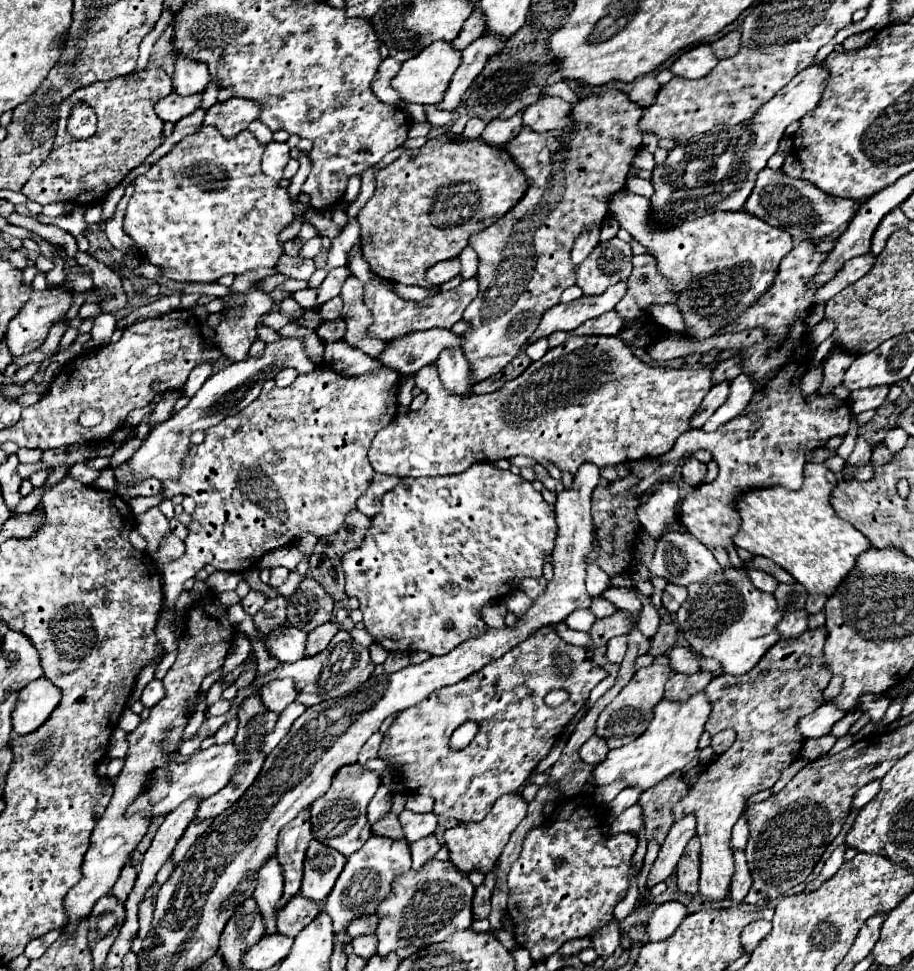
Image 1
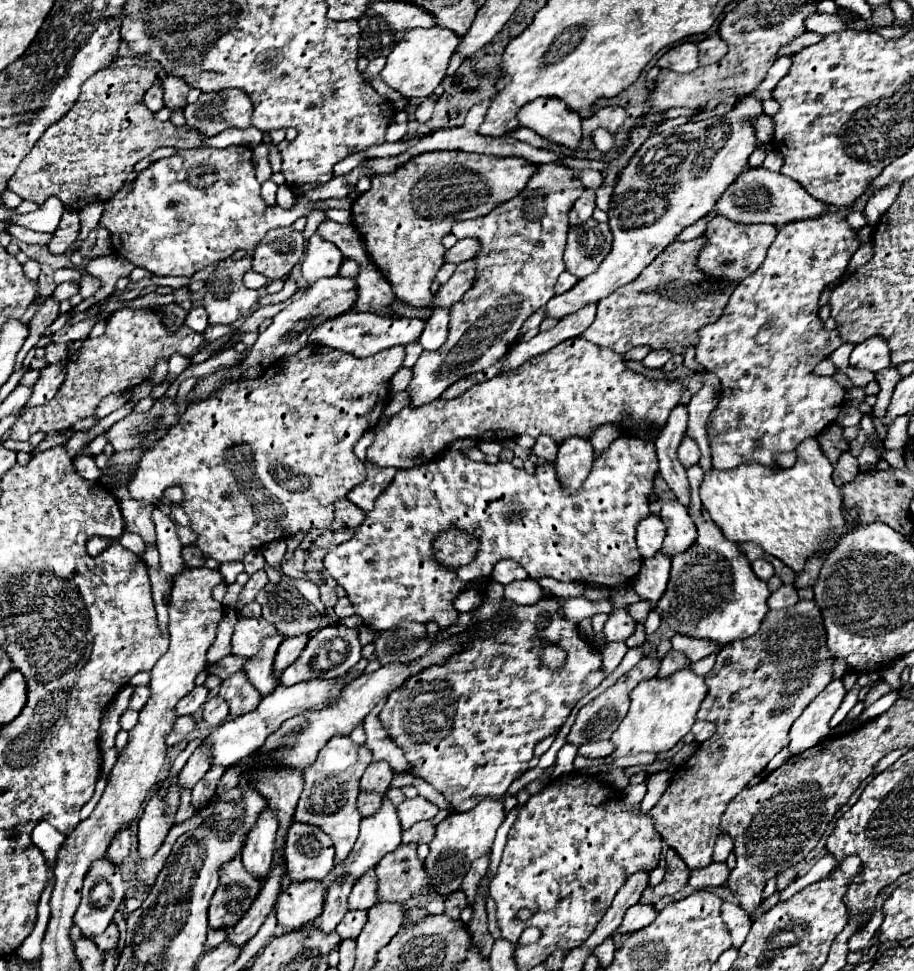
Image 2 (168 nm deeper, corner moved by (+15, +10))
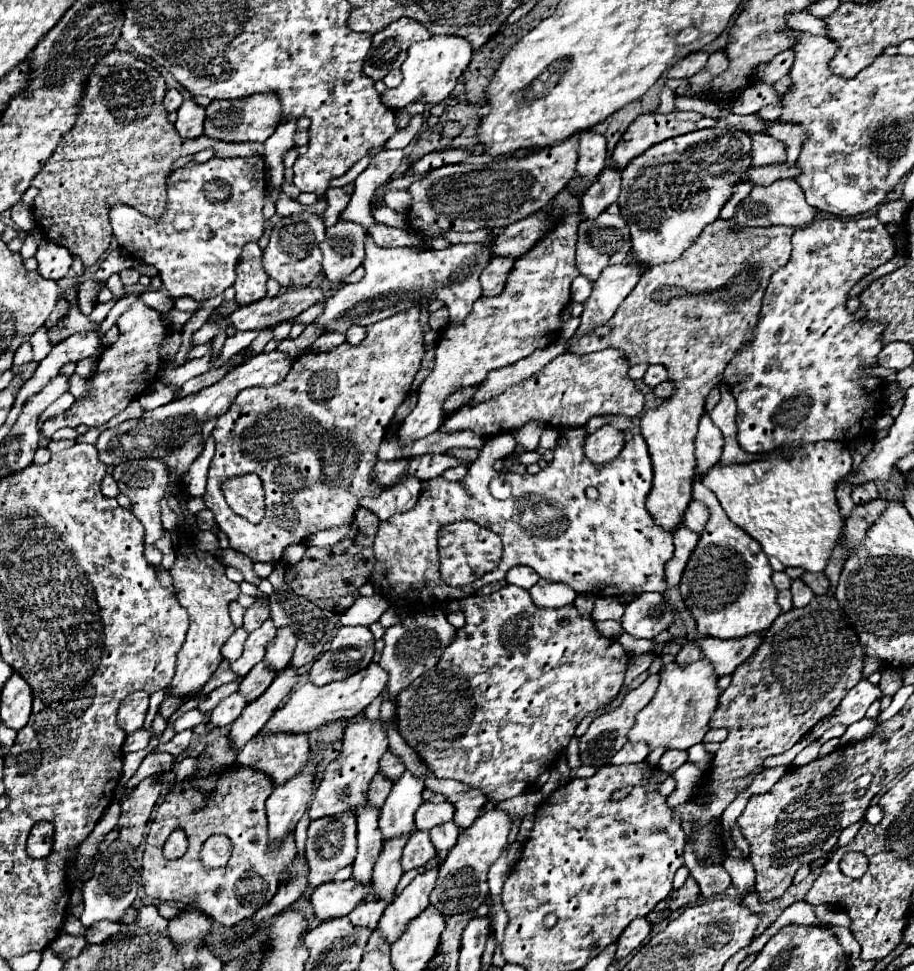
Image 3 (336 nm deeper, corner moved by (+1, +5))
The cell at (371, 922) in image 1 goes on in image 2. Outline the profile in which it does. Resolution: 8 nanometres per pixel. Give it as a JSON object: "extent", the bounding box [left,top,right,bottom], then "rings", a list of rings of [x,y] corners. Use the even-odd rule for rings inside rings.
{"extent":[349,866,377,910],"rings":[[[375,866],[361,876],[361,880],[355,882],[353,892],[349,896],[349,908],[361,908],[369,910],[377,902],[377,876],[375,876]]]}

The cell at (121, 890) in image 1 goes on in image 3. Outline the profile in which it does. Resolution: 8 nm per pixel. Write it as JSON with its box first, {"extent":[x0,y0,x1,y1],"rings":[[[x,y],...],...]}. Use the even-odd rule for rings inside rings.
{"extent":[121,775,161,849],"rings":[[[157,775],[143,779],[129,799],[121,803],[121,835],[123,843],[129,843],[137,849],[146,834],[145,826],[150,820],[150,815],[161,795],[161,779]]]}

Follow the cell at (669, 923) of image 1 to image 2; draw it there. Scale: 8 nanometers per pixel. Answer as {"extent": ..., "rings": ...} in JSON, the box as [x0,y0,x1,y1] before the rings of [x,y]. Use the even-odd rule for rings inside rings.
{"extent":[617,904,657,934],"rings":[[[635,904],[635,906],[631,906],[631,908],[625,912],[623,922],[621,922],[621,926],[617,928],[617,932],[619,932],[619,934],[633,934],[633,932],[645,928],[655,916],[657,916],[657,912],[653,910],[653,906]]]}

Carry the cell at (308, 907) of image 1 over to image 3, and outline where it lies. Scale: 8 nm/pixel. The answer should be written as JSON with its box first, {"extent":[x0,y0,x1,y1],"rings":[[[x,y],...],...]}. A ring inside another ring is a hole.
{"extent":[311,879,371,921],"rings":[[[353,879],[329,881],[319,885],[311,893],[311,907],[319,921],[329,921],[329,919],[349,915],[351,909],[355,909],[363,901],[363,897],[369,897],[369,895],[371,895],[371,889],[363,889]]]}

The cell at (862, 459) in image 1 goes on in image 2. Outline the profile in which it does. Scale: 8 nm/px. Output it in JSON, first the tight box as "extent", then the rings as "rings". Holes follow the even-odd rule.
{"extent":[833,452,859,486],"rings":[[[845,452],[845,454],[839,458],[839,464],[835,466],[833,482],[835,482],[835,486],[845,486],[847,482],[855,480],[857,474],[859,474],[857,458],[853,458],[849,452]]]}

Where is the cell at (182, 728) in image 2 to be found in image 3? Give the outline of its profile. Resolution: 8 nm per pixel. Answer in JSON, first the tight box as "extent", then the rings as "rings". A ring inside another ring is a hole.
{"extent":[155,731,193,757],"rings":[[[181,731],[181,733],[177,733],[167,745],[157,745],[155,749],[157,751],[167,751],[167,753],[171,753],[173,757],[179,757],[187,747],[189,747],[189,741],[191,741],[191,735],[193,735],[193,731]]]}

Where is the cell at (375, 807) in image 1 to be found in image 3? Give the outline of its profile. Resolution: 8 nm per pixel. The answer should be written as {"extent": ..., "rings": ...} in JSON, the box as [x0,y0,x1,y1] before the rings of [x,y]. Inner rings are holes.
{"extent":[379,751,405,781],"rings":[[[387,751],[387,753],[383,755],[383,759],[381,759],[379,773],[381,773],[383,777],[391,779],[391,781],[397,781],[397,779],[401,777],[401,773],[405,773],[405,765],[403,765],[403,761],[401,761],[397,755],[393,755],[393,753]]]}

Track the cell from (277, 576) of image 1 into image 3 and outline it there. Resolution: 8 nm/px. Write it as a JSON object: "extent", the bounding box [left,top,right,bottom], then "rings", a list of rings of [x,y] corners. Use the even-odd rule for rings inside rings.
{"extent":[243,595,269,633],"rings":[[[265,595],[263,599],[257,599],[247,611],[245,611],[245,621],[243,627],[251,633],[257,627],[261,627],[269,619],[269,597]]]}

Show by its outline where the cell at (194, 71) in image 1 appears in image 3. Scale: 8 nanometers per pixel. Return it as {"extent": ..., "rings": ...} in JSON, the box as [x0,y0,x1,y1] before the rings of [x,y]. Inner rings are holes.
{"extent":[175,97,205,139],"rings":[[[189,97],[177,111],[175,129],[177,133],[181,133],[183,139],[195,139],[203,133],[203,119],[205,119],[205,107],[201,107],[199,103],[195,103],[193,97]]]}

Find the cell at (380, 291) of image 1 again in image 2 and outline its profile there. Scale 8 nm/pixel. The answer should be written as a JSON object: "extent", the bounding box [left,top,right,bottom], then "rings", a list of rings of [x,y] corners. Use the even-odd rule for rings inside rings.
{"extent":[433,260,475,308],"rings":[[[467,260],[467,262],[459,264],[457,270],[453,272],[453,276],[435,294],[433,304],[439,308],[445,308],[445,304],[453,306],[473,286],[473,280],[475,280],[475,260]]]}

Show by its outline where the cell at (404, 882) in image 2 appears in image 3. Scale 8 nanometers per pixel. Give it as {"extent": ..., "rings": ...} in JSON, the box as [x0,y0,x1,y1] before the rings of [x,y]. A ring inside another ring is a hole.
{"extent":[401,831,435,873],"rings":[[[415,831],[415,835],[409,839],[409,843],[403,849],[401,867],[407,873],[415,867],[425,865],[433,855],[435,855],[435,847],[429,841],[429,833],[427,831]]]}

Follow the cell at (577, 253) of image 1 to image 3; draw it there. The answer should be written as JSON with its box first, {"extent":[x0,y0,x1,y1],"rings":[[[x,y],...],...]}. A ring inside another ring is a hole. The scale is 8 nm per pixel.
{"extent":[581,163,621,219],"rings":[[[613,163],[605,167],[605,171],[599,175],[599,181],[595,181],[581,197],[581,211],[585,219],[595,219],[601,215],[611,203],[617,201],[621,187],[621,175],[613,169]]]}

